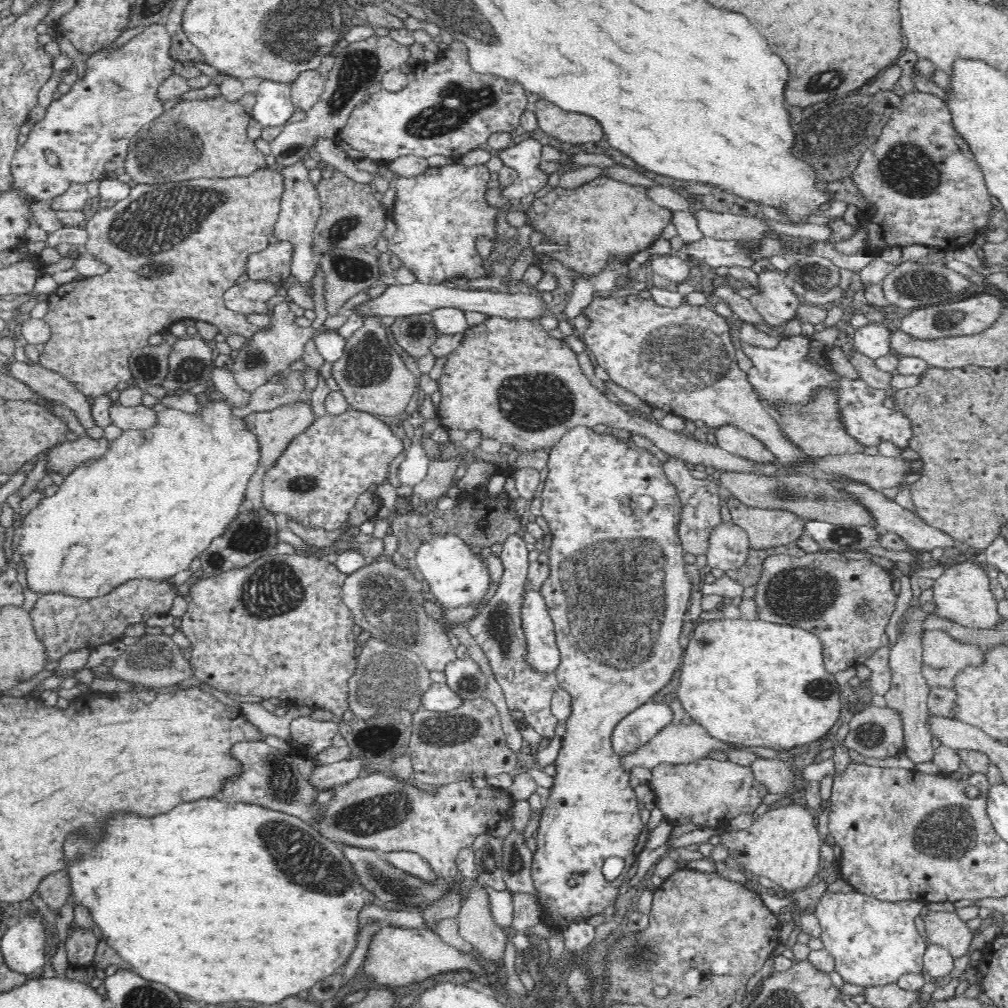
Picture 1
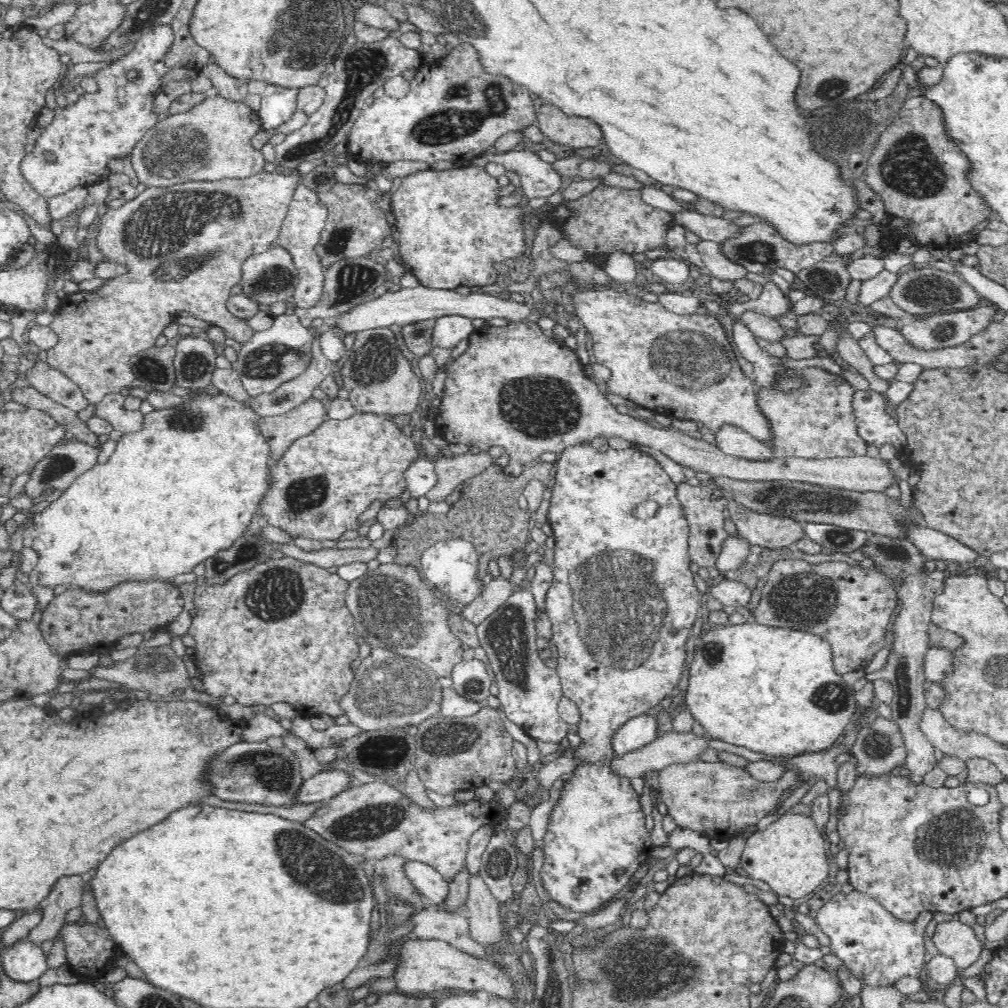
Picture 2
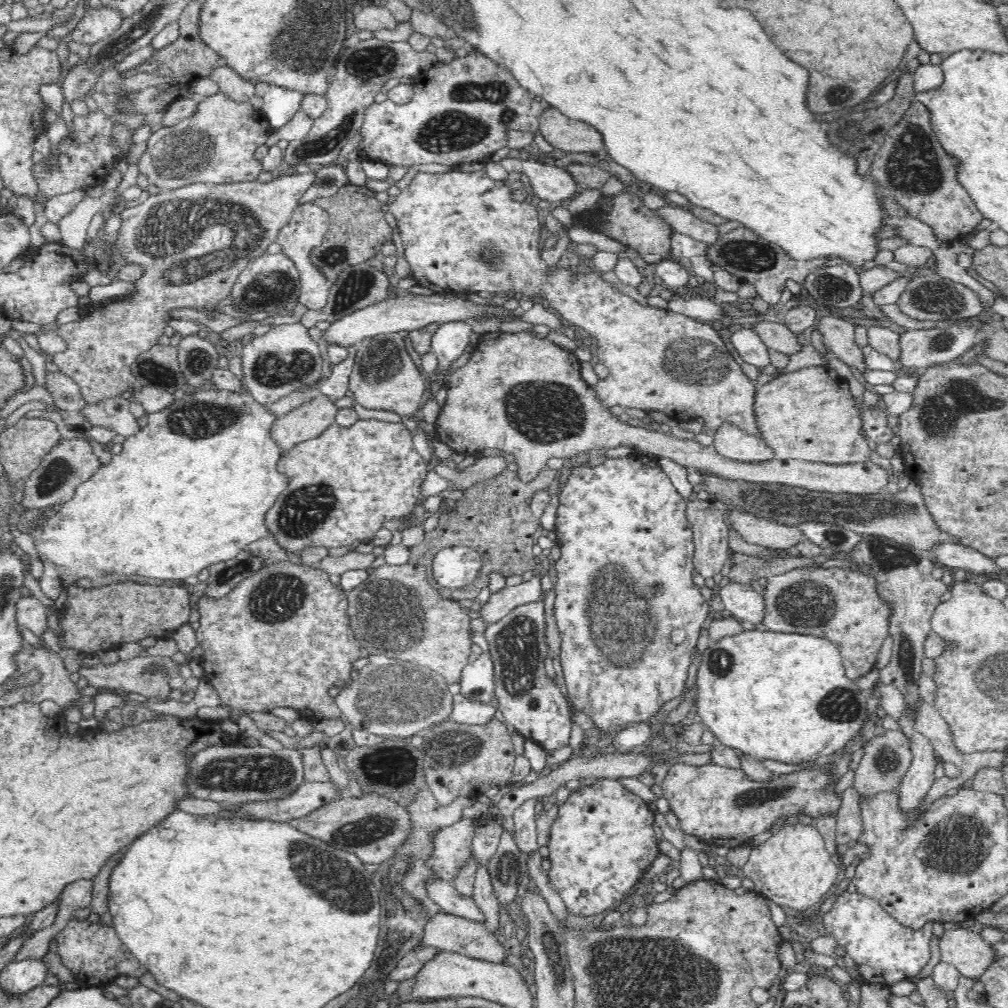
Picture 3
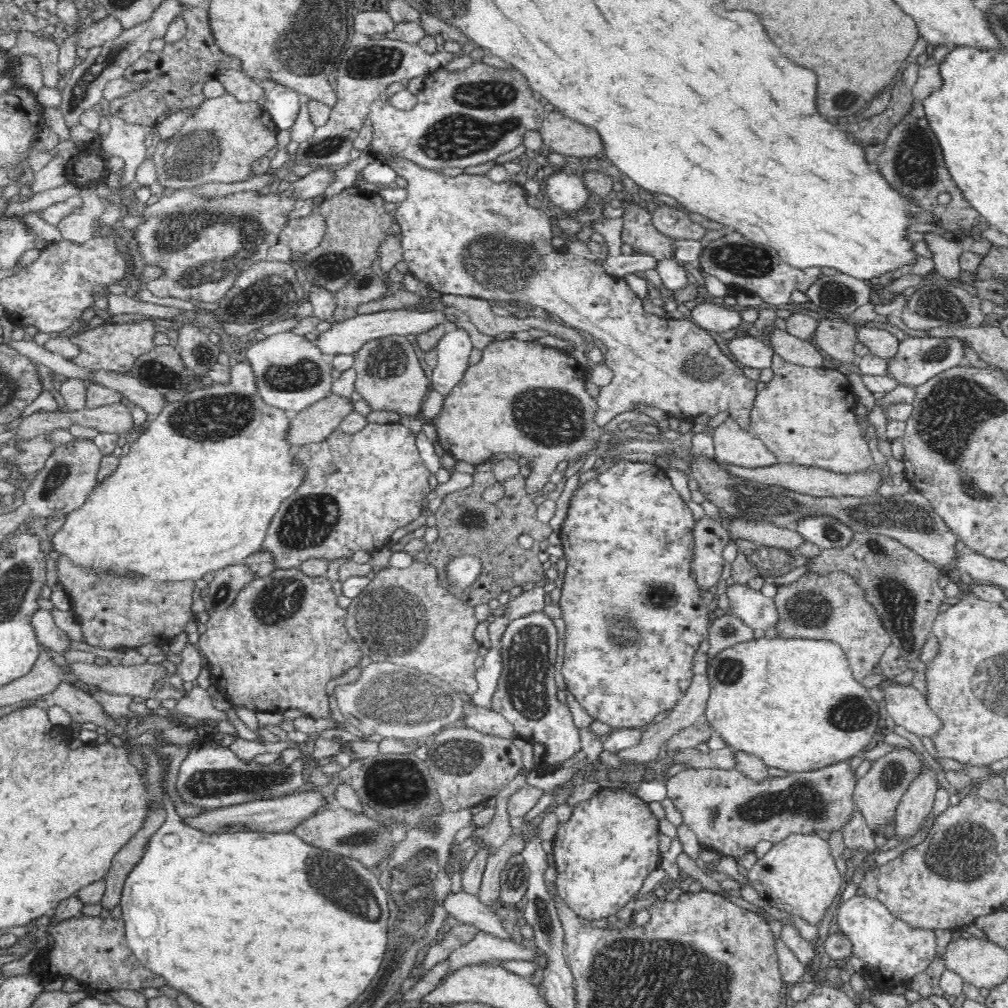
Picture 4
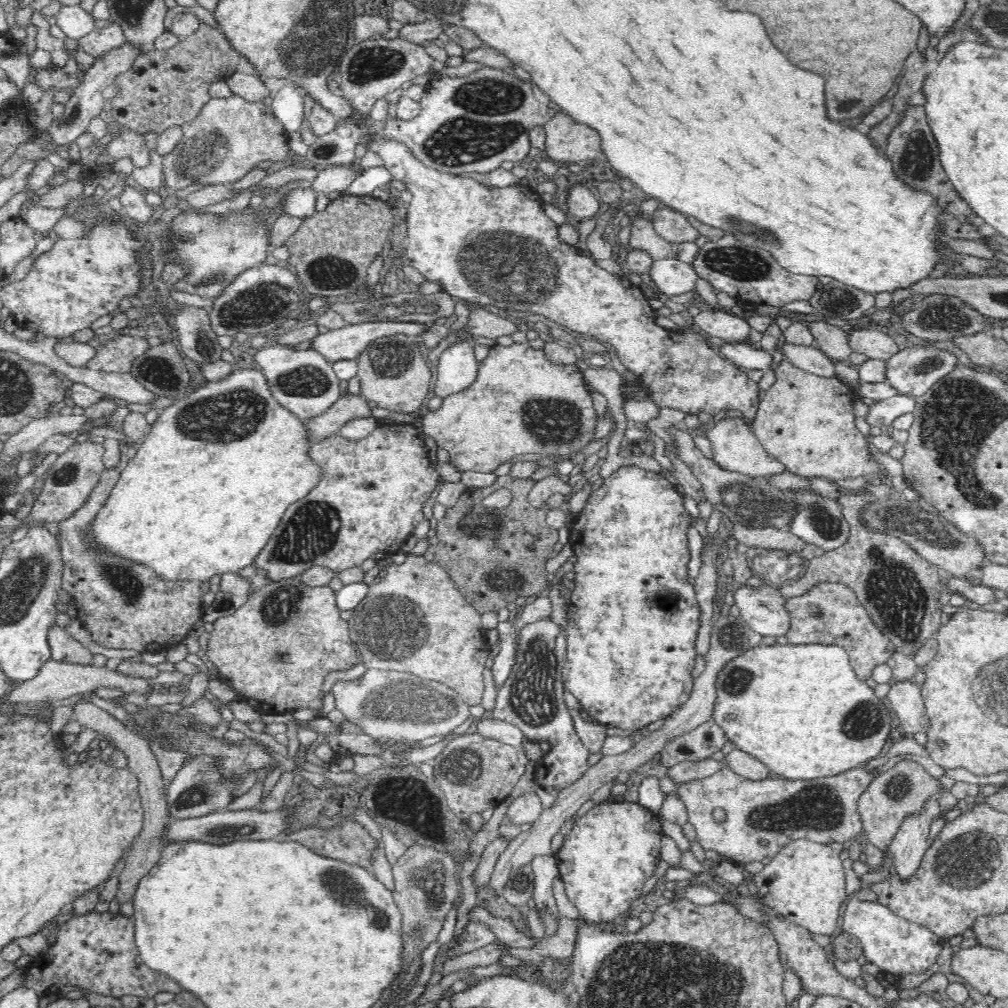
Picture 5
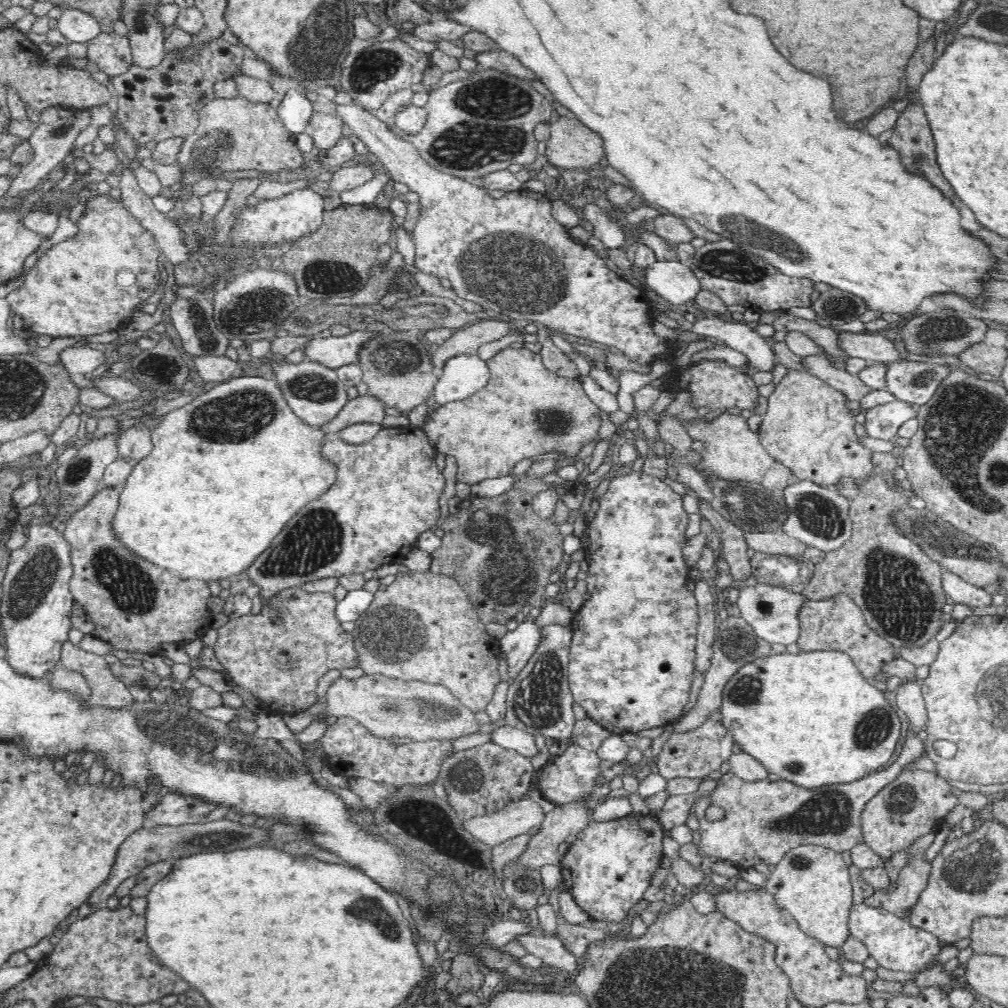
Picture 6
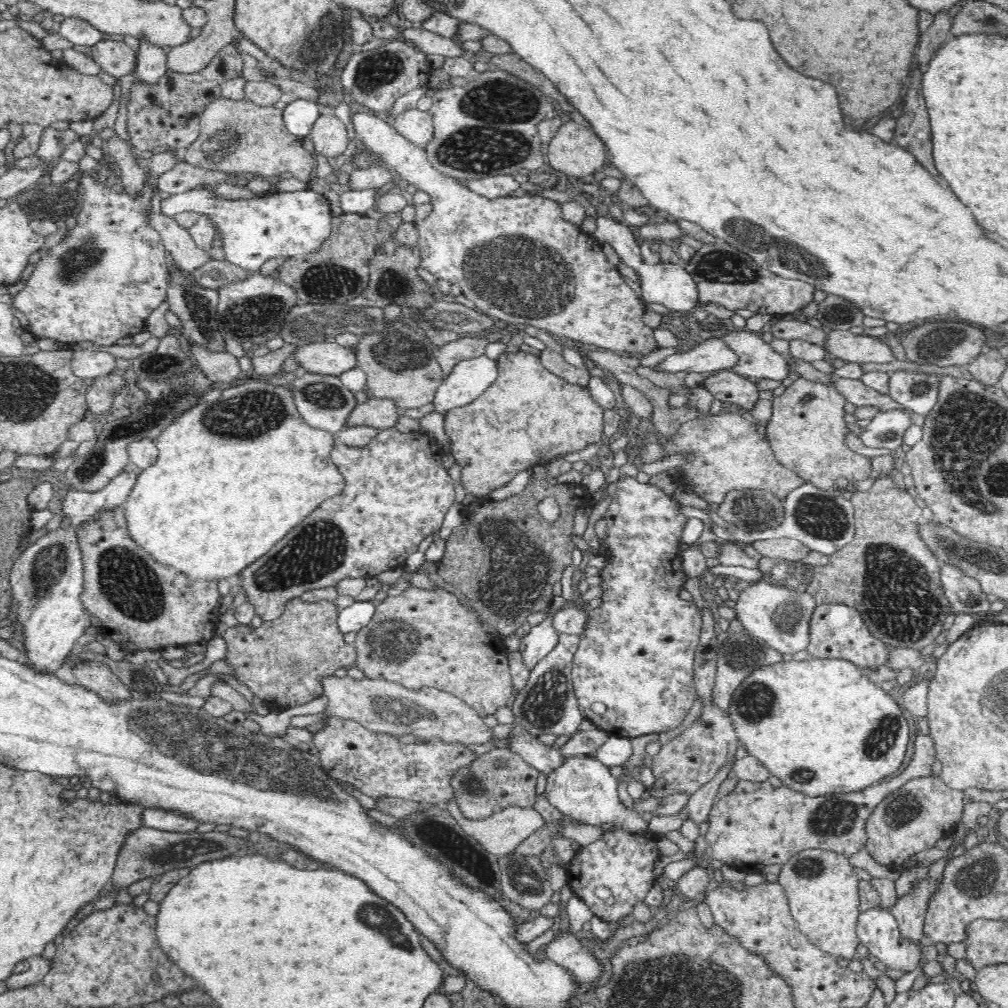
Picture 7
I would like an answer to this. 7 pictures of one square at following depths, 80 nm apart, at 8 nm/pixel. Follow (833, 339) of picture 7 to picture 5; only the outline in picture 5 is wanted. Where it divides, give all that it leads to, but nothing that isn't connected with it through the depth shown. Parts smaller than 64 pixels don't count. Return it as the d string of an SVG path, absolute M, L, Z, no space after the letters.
M863 326L851 329L850 345L854 352L878 360L887 361L895 352L898 352L898 345L890 337L890 334Z

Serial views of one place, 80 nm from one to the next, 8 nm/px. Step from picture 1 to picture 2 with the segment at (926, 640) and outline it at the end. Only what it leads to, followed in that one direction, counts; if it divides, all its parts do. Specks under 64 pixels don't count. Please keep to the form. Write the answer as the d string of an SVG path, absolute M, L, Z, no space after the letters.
M929 645L923 660L926 681L936 686L944 684L956 670L956 649L942 647L942 645Z

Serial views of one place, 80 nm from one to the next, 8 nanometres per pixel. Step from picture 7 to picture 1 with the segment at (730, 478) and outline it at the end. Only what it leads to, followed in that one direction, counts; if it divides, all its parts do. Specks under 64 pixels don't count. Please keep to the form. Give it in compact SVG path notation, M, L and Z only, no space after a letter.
M723 425L714 430L716 444L724 450L754 463L774 463L777 458L766 445L750 433L734 425Z

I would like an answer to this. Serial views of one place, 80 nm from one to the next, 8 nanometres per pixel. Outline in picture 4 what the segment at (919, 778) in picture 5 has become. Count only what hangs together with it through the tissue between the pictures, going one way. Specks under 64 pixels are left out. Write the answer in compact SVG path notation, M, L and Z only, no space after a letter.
M894 746L890 752L886 752L884 756L870 760L870 768L864 774L864 780L858 780L853 786L854 804L859 808L864 816L870 830L878 825L886 824L886 820L895 816L895 808L902 796L903 790L907 782L918 774L920 768L920 755L915 754L910 746Z

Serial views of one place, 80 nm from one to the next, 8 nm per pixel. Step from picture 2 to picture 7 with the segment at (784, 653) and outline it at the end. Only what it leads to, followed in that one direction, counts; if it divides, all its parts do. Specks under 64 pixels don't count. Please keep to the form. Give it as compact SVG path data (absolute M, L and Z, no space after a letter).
M812 657L808 660L780 660L774 664L762 664L760 668L754 668L744 678L743 687L740 687L732 700L729 700L727 718L735 735L744 744L748 755L757 758L769 771L772 777L778 777L784 784L798 789L810 796L818 796L822 793L846 792L861 789L870 783L885 779L886 777L900 774L904 768L904 758L907 756L906 747L909 744L910 730L908 720L902 713L896 693L887 693L881 687L870 681L858 667L844 659L844 657Z

